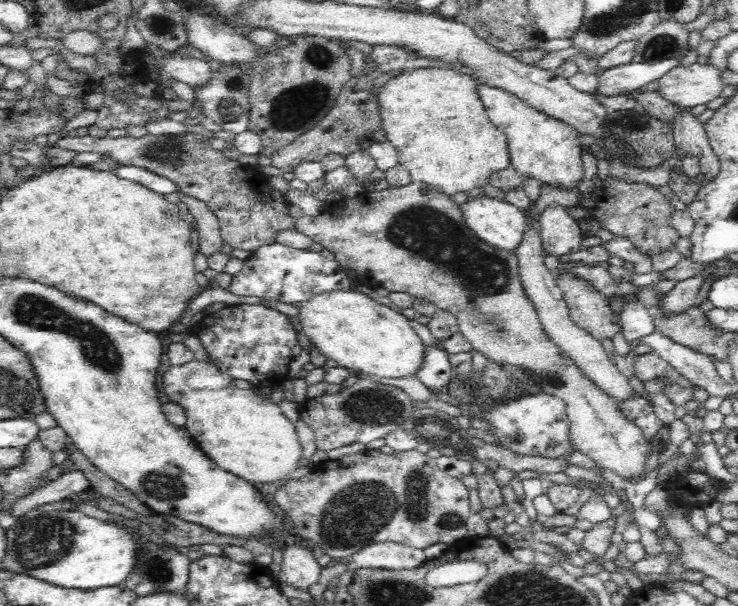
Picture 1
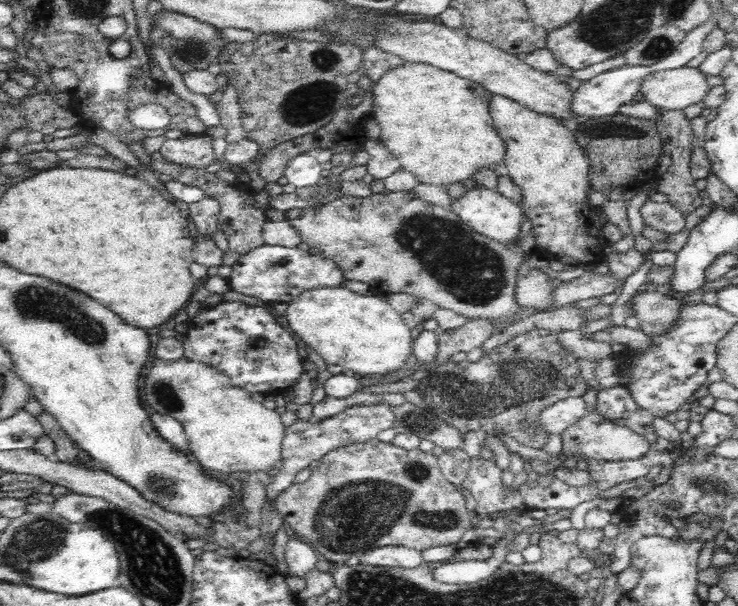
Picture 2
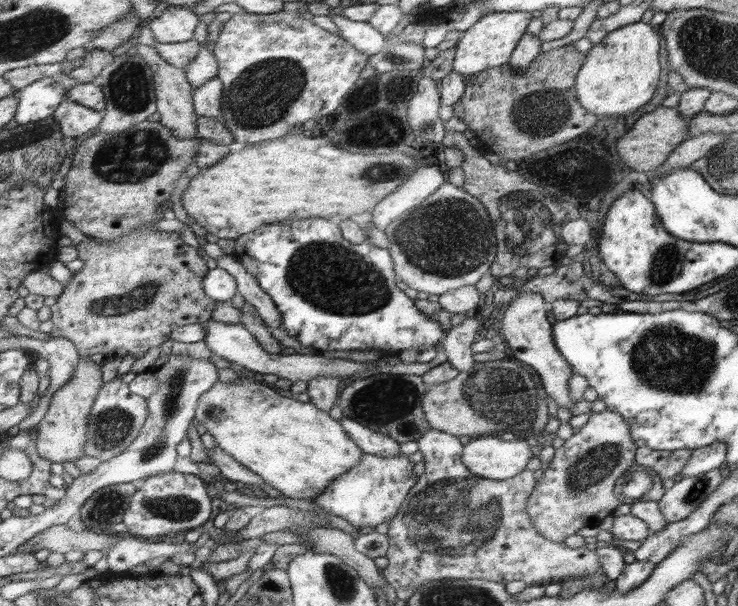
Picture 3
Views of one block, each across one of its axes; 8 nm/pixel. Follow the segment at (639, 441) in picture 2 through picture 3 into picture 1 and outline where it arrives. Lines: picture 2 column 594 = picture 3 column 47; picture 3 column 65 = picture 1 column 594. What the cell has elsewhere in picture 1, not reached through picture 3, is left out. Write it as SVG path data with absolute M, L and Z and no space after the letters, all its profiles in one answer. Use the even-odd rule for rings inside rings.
M412 181L407 186L389 187L386 190L378 190L378 192L364 192L359 197L355 198L341 198L340 204L334 206L332 212L320 213L317 216L304 215L302 218L292 218L292 227L302 232L306 236L310 237L313 242L318 242L326 250L334 253L335 259L343 266L344 269L352 270L356 272L358 277L366 276L368 280L372 280L374 286L381 286L386 288L390 292L405 292L411 294L416 299L427 299L434 303L438 309L451 312L458 321L459 332L470 341L472 348L485 354L489 360L496 361L497 363L506 363L512 366L523 367L532 375L536 375L536 378L542 379L541 389L542 392L555 396L566 402L567 417L569 418L569 434L568 440L573 446L573 450L578 450L582 454L589 456L597 466L608 468L612 472L624 477L630 478L632 476L640 477L642 471L645 469L646 460L648 460L648 450L650 450L649 442L645 439L645 434L636 426L630 419L620 412L620 409L616 406L614 399L608 396L601 388L598 388L591 379L585 375L584 371L578 368L578 365L570 356L567 356L566 352L562 352L560 347L552 342L550 336L546 335L546 331L542 329L538 313L529 298L524 292L522 281L519 275L519 264L517 254L513 250L499 249L488 245L488 243L480 240L474 234L472 229L469 229L464 222L464 217L461 211L460 205L456 205L450 199L450 196L437 192L434 188L428 187L419 181Z

